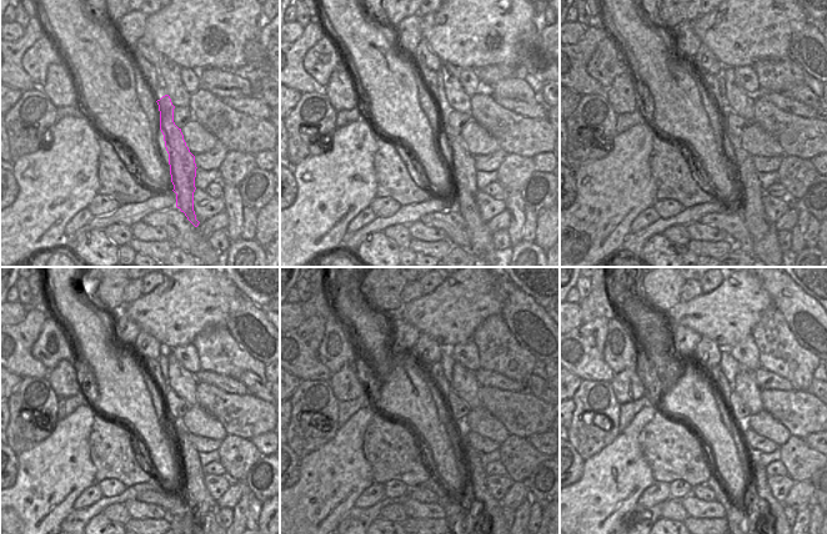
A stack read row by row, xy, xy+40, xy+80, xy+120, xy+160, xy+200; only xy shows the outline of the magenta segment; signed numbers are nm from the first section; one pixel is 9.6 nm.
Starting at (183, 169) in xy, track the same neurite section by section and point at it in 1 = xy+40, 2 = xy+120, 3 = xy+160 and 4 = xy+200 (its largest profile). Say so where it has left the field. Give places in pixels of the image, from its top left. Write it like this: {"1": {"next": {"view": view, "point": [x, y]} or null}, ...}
{"1": {"next": {"view": "xy+40", "point": [462, 165]}}, "2": {"next": {"view": "xy+120", "point": [205, 509]}}, "3": {"next": {"view": "xy+160", "point": [492, 512]}}, "4": {"next": {"view": "xy+200", "point": [776, 515]}}}

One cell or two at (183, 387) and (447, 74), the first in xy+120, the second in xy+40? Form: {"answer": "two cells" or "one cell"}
{"answer": "one cell"}

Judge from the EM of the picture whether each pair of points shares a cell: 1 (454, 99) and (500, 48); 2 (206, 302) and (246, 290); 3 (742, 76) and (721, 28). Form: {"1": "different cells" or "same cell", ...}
{"1": "different cells", "2": "different cells", "3": "different cells"}

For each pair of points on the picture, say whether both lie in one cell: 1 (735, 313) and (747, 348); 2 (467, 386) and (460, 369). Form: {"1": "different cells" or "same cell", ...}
{"1": "different cells", "2": "same cell"}

